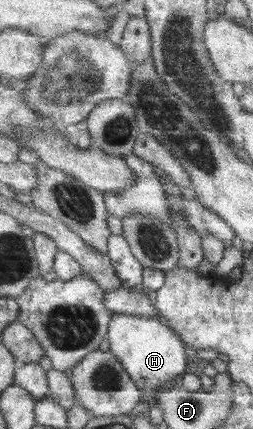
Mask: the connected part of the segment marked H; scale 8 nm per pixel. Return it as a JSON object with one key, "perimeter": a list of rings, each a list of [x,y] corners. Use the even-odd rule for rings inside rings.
{"perimeter":[[[114,313],[107,339],[112,353],[118,356],[144,395],[150,395],[152,400],[158,396],[160,389],[179,382],[188,367],[184,349],[186,343],[161,318]]]}

